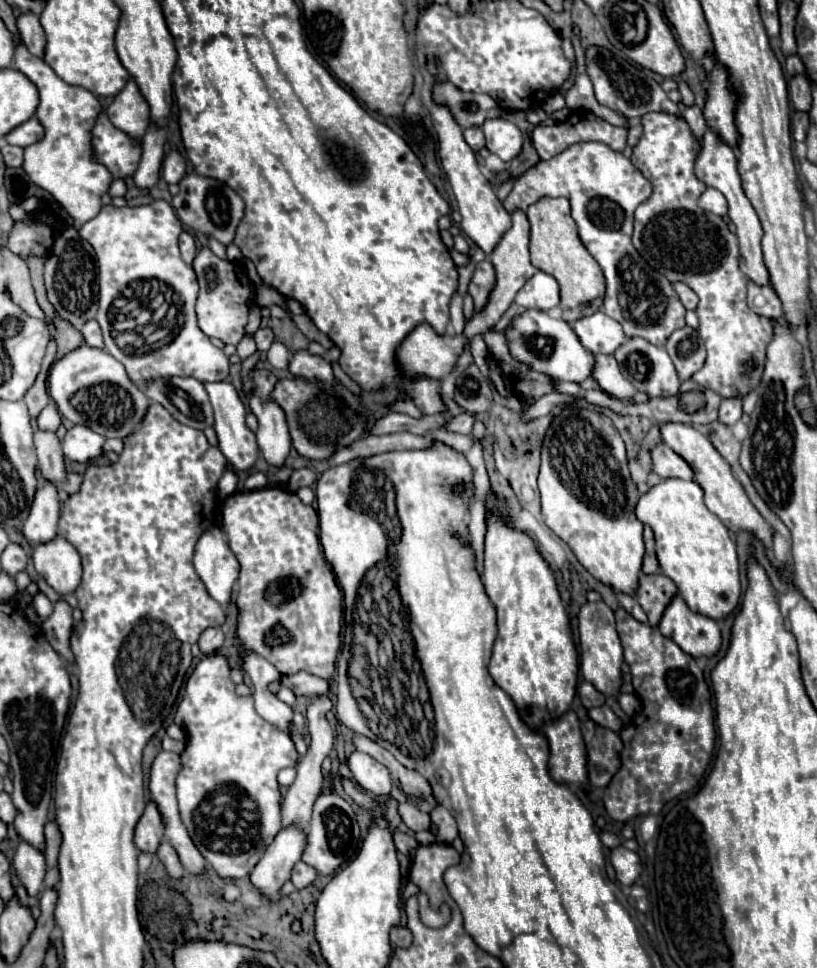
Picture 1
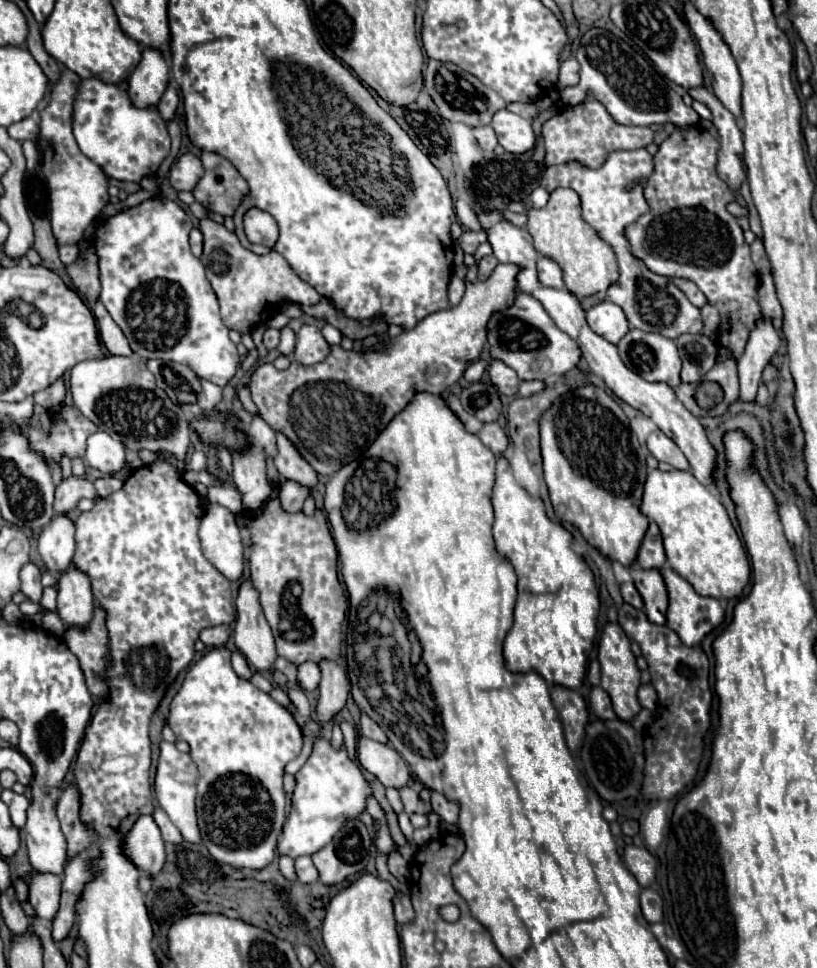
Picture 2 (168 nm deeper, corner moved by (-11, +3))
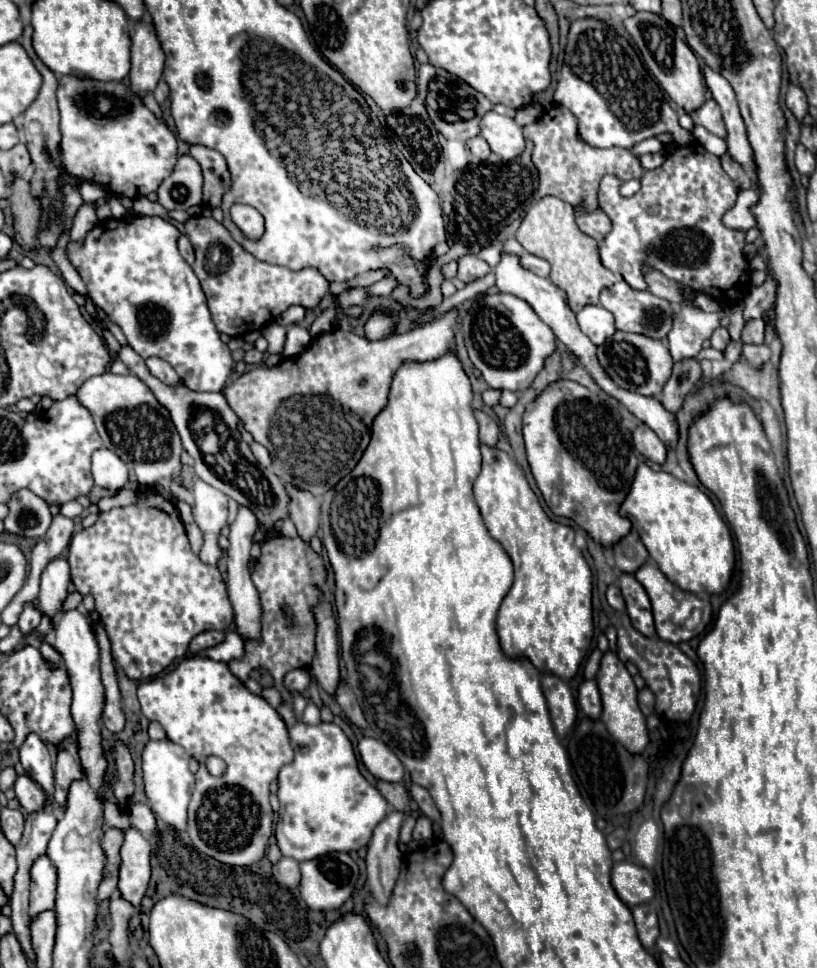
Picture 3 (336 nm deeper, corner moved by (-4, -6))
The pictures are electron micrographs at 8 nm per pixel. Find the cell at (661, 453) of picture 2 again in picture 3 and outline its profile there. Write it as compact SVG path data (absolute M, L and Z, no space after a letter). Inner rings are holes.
M638 424L636 430L632 432L632 436L634 436L636 450L638 450L644 458L648 458L648 460L652 460L652 462L656 462L656 464L662 464L662 462L666 460L666 446L664 446L664 442L656 436L656 432L654 432L652 428L648 428L646 424Z

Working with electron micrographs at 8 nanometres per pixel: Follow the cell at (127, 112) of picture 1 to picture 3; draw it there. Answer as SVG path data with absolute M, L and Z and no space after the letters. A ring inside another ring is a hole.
M138 20L134 24L130 40L132 40L132 46L130 46L132 70L128 74L130 88L138 96L144 96L146 92L152 92L158 80L162 78L166 56L156 36L154 24L146 20Z

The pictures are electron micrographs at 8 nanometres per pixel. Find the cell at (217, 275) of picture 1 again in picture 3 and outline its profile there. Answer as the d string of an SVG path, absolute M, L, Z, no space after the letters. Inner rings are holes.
M192 216L184 228L196 252L196 262L192 268L202 284L218 332L228 336L244 336L250 330L262 330L262 326L276 320L292 304L316 308L328 292L328 280L324 280L316 268L290 270L262 262L246 252L230 236L226 226L214 218Z

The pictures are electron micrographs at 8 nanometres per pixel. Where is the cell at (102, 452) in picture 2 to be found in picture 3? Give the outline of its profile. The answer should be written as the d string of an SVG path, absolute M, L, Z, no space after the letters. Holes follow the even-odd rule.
M100 448L92 454L92 476L96 486L118 492L128 484L128 466L112 450Z

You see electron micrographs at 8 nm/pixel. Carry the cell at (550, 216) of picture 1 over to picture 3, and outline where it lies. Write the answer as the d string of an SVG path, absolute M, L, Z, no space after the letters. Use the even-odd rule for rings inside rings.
M556 196L540 198L526 212L520 228L516 230L516 240L524 246L526 252L550 262L550 280L566 292L572 312L578 312L586 304L598 304L600 292L616 282L616 276L600 264L598 242L580 232L574 218L574 208Z

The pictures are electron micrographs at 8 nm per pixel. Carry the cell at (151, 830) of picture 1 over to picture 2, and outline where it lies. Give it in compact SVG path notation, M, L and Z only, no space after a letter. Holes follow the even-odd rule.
M141 815L125 839L127 857L147 875L155 877L165 865L165 843L153 815Z

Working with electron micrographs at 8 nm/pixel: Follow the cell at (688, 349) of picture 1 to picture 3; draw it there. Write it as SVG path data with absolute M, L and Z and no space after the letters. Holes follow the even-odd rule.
M684 358L682 362L674 364L672 376L668 378L668 382L664 384L664 390L662 390L662 400L660 400L662 406L668 412L676 414L682 408L686 394L696 386L700 376L702 376L702 370L700 370L698 362L692 358Z

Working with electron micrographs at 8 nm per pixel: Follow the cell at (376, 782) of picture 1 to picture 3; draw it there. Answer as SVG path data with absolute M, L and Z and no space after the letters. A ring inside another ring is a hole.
M362 738L358 744L360 758L364 766L380 780L386 782L400 782L404 776L404 764L398 760L398 756L376 738Z

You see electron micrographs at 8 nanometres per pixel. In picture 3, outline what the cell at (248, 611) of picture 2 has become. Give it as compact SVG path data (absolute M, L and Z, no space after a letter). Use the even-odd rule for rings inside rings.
M240 508L238 516L234 520L234 524L230 526L230 548L228 548L228 596L230 602L234 606L234 618L236 618L236 632L242 638L256 638L260 636L260 600L258 600L258 592L252 584L250 578L250 570L248 570L248 562L250 562L250 548L254 542L254 534L258 530L256 524L256 516L252 512L248 512L248 508Z

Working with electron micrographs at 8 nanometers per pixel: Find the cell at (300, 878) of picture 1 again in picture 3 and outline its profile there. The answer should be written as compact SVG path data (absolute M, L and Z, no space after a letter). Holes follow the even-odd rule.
M282 856L276 864L272 864L272 874L278 884L284 884L288 888L296 888L300 884L300 868L292 858Z

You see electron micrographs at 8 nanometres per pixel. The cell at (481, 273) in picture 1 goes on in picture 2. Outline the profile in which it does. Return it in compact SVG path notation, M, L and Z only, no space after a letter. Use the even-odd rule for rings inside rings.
M493 255L483 257L481 263L479 263L479 279L487 279L487 277L493 273L493 269L495 269L497 265L499 265L499 261L497 261Z

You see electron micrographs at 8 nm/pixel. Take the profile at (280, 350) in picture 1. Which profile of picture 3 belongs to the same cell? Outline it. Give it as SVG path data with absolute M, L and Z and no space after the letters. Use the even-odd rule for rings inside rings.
M268 322L262 328L262 336L268 340L268 354L280 354L284 348L284 336L286 328L278 322Z

